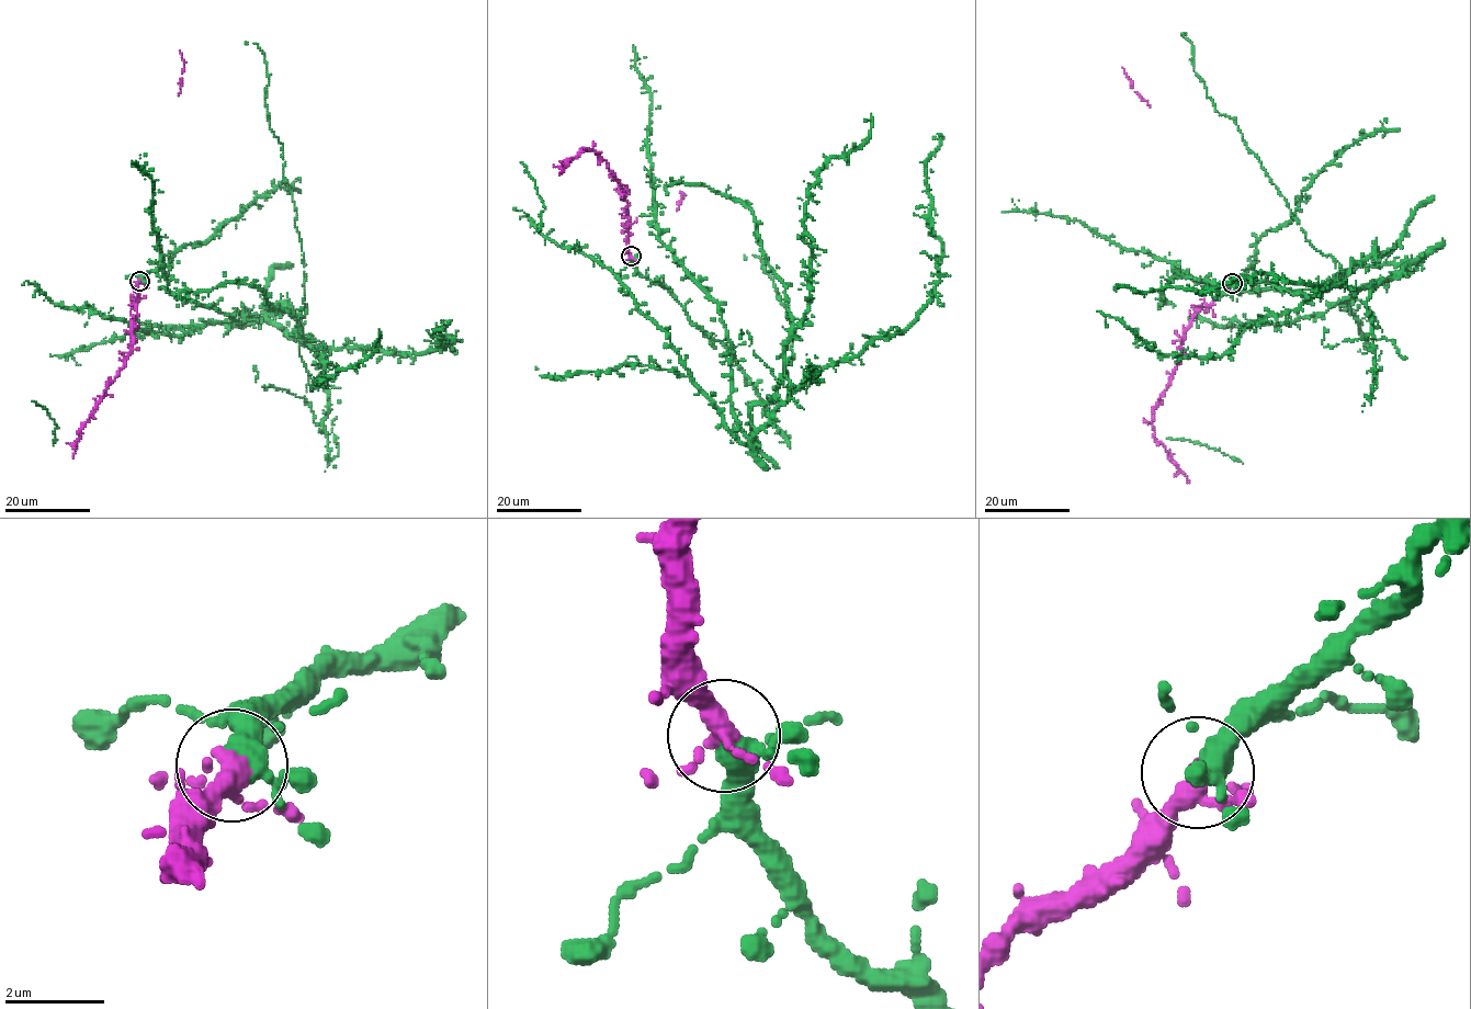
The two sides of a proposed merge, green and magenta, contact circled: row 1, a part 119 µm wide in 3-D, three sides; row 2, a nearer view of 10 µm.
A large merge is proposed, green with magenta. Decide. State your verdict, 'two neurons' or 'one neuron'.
one neuron

